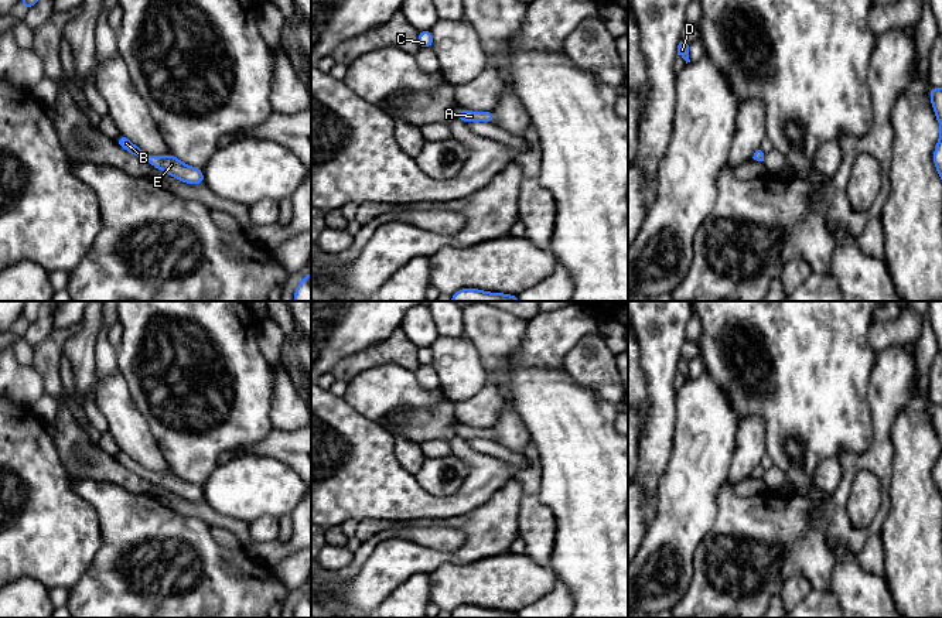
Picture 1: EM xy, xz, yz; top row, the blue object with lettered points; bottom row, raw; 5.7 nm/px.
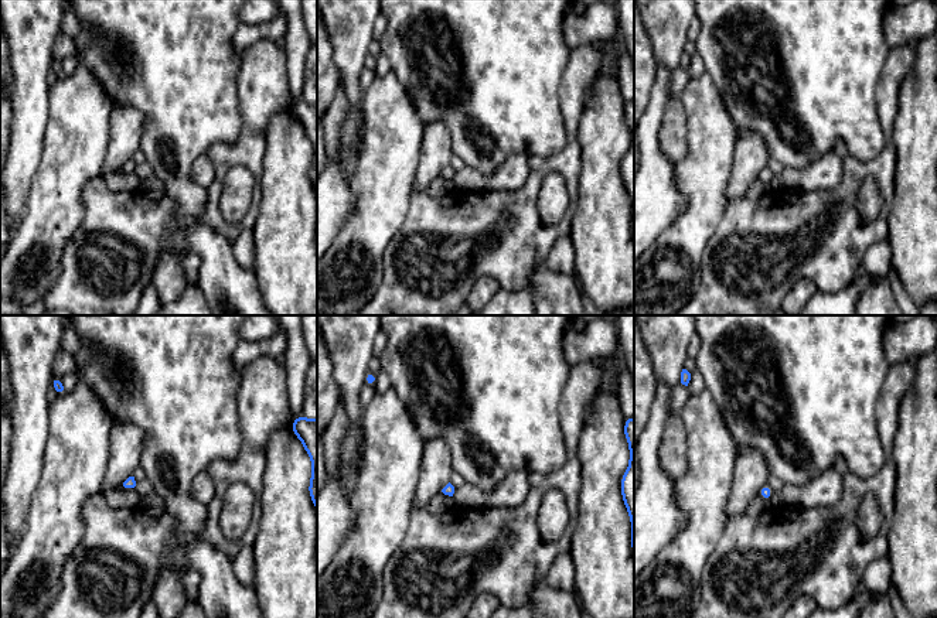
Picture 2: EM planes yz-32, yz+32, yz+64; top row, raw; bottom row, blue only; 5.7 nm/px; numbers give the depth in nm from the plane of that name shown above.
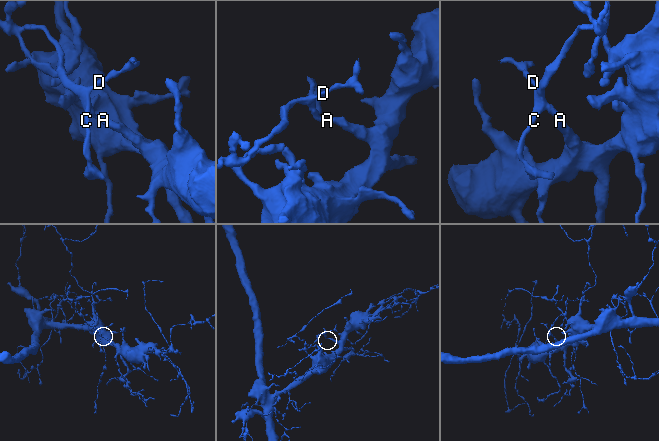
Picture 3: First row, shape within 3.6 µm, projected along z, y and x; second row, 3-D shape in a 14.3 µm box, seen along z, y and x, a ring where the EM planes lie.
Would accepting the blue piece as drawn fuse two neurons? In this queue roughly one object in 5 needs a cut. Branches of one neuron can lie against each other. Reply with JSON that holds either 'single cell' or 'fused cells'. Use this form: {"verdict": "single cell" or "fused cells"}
{"verdict": "single cell"}

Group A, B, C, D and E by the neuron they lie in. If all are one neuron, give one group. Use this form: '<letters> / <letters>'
A B C D E

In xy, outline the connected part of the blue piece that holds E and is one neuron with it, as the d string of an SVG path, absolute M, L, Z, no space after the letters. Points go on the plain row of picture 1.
M123 451L117 453L116 460L133 472L147 478L149 481L154 482L161 488L165 488L167 491L182 499L195 502L205 501L204 489L201 485L187 482L173 471L164 474L149 472Z

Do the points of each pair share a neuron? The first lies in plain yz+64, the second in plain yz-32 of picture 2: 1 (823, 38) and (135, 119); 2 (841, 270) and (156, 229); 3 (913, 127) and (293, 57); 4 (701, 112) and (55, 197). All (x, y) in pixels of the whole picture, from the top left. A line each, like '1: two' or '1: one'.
1: two
2: one
3: two
4: one

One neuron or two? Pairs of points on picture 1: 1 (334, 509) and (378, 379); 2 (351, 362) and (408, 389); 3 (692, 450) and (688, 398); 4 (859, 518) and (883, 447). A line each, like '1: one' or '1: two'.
1: two
2: two
3: one
4: two

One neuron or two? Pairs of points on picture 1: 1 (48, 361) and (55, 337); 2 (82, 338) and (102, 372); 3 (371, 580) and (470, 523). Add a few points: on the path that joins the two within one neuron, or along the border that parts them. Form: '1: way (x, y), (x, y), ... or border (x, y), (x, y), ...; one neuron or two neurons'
1: way (48, 355), (54, 342); one neuron
2: border (101, 327), (95, 345), (94, 379); two neurons
3: way (400, 562), (437, 562), (457, 557), (461, 553); one neuron

